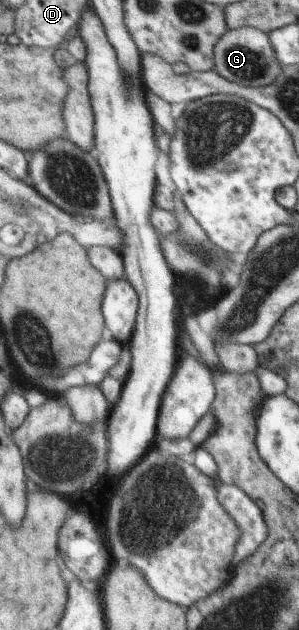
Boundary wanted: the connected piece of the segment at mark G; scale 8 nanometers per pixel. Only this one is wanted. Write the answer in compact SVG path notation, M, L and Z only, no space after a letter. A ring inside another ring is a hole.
M254 27L228 28L213 50L213 66L218 76L240 86L256 87L272 84L281 74L281 63L274 54L273 44L265 31Z

